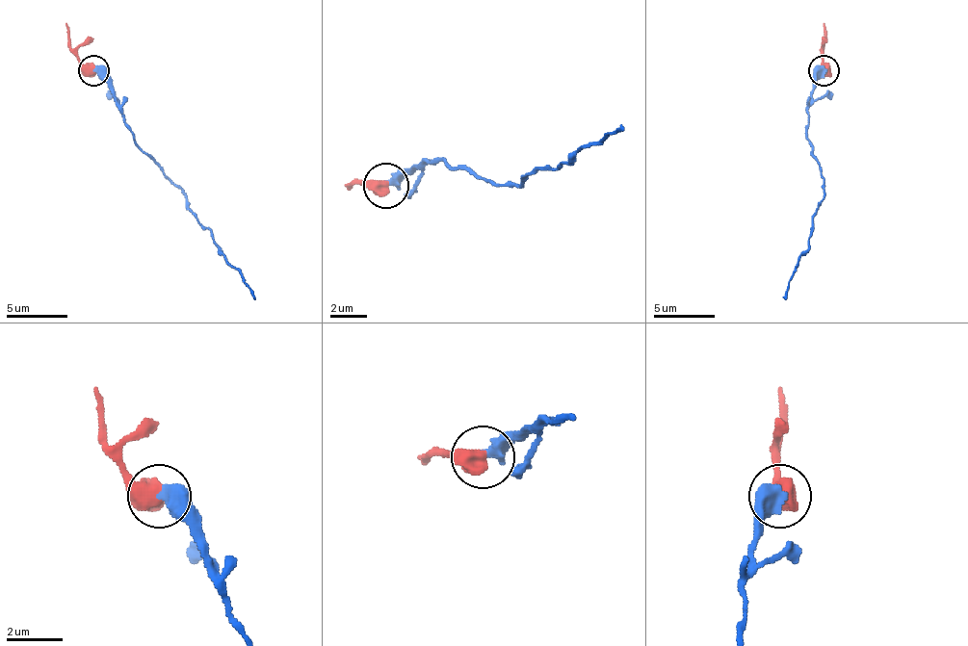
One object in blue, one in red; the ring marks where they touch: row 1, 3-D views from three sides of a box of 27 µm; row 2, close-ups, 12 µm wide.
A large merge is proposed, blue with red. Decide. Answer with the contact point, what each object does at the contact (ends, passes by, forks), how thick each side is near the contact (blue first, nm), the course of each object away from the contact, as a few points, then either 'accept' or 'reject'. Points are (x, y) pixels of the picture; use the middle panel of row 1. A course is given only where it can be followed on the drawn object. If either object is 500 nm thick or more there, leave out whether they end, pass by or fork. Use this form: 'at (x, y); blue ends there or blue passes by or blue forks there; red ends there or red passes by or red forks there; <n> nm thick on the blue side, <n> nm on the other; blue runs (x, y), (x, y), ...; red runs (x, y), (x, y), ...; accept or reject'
at (386, 185); 600 nm thick on the blue side, 750 nm on the other; blue runs (387, 186), (409, 168), (441, 159), (518, 186), (536, 168), (562, 164), (621, 127); red runs (387, 186), (347, 186); reject

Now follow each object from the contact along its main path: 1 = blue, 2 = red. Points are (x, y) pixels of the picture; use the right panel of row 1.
1: (824, 71), (812, 90), (806, 135), (824, 196), (812, 218), (809, 245), (791, 276), (785, 300)
2: (824, 71), (824, 22)

